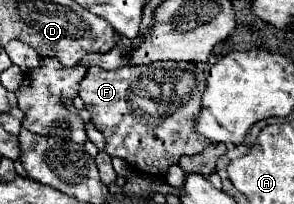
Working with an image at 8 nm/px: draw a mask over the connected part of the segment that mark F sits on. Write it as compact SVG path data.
M153 62L117 70L91 66L79 84L79 96L91 114L91 122L105 136L105 152L155 176L165 176L167 168L177 164L181 156L199 154L211 144L193 130L203 90L205 72L201 74L197 64L179 62Z

